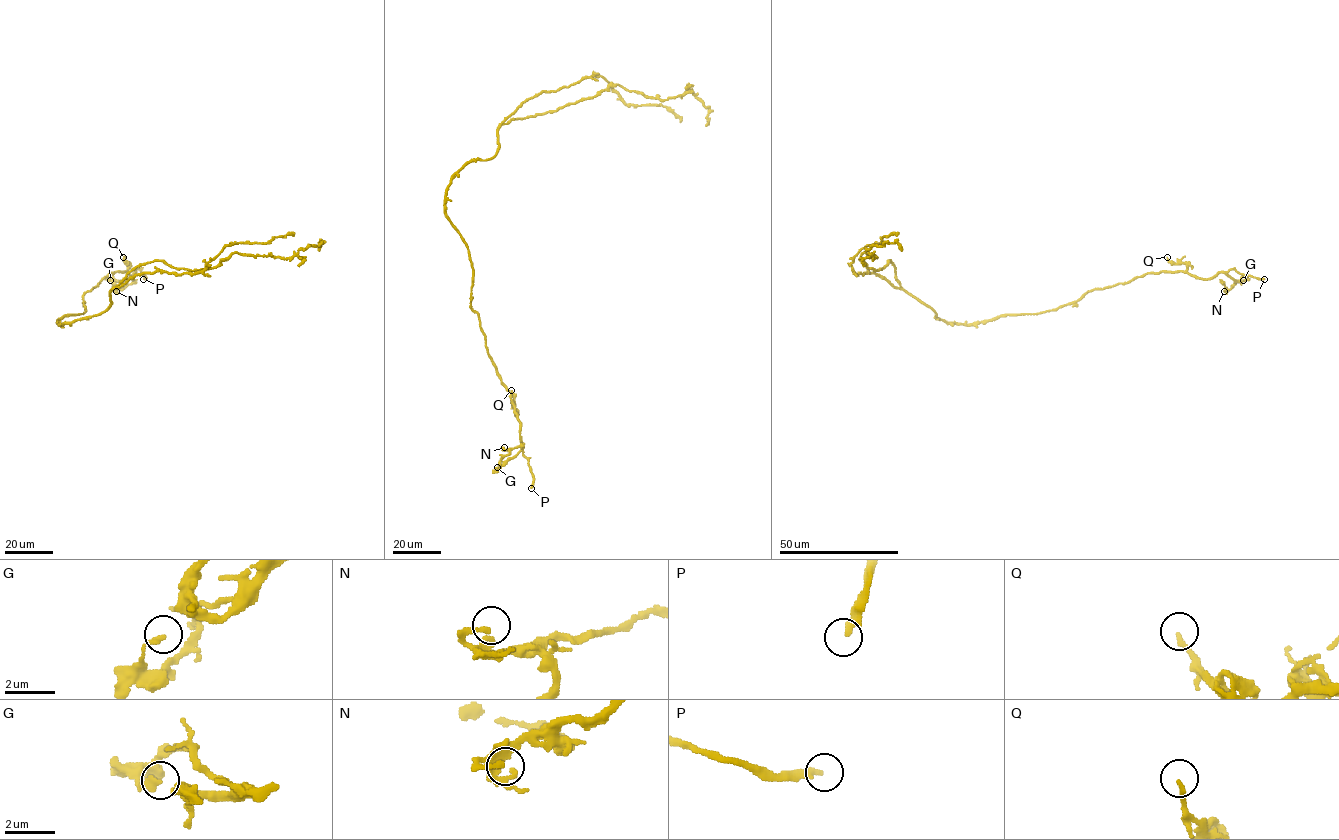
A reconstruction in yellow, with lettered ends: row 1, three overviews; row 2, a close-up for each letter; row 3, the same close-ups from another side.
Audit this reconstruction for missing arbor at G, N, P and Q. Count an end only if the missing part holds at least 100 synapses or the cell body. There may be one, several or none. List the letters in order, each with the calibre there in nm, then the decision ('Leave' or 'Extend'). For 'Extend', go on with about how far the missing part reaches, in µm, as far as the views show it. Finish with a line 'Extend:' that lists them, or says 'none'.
G: Thickness 200 nm. Leave
N: Thickness 200 nm. Leave
P: Thickness 240 nm. Extend. Missing length about 60 µm
Q: Thickness 160 nm. Leave
Extend: P

